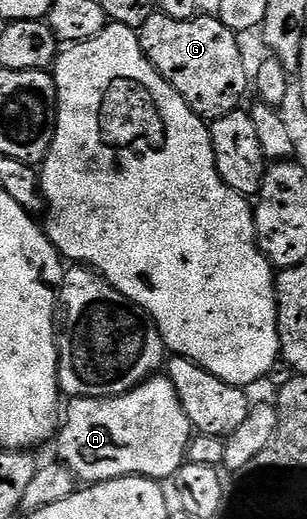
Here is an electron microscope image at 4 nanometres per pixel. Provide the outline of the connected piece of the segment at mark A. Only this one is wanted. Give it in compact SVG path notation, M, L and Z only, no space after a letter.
M151 376L135 390L115 398L70 398L65 403L64 421L56 435L57 457L63 466L86 484L135 476L170 480L188 461L191 437L192 427L172 380L169 376Z

